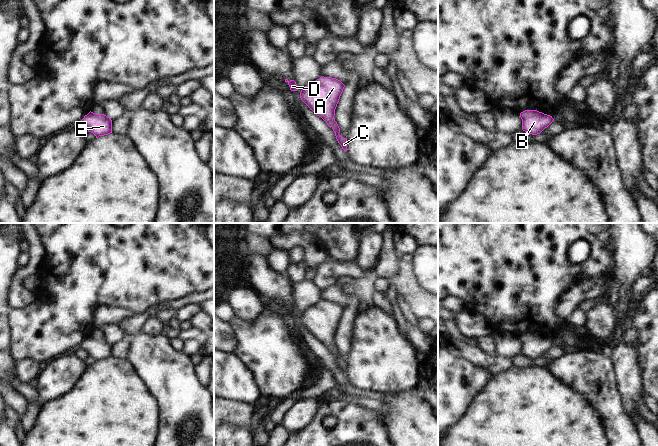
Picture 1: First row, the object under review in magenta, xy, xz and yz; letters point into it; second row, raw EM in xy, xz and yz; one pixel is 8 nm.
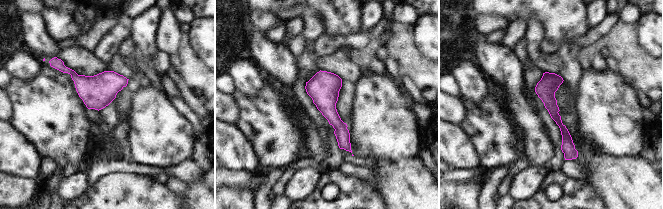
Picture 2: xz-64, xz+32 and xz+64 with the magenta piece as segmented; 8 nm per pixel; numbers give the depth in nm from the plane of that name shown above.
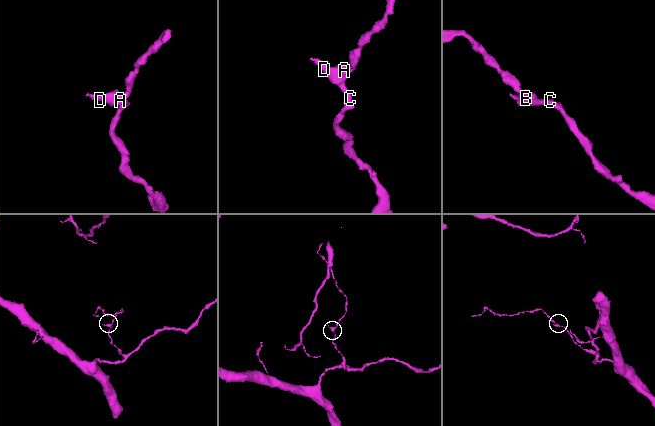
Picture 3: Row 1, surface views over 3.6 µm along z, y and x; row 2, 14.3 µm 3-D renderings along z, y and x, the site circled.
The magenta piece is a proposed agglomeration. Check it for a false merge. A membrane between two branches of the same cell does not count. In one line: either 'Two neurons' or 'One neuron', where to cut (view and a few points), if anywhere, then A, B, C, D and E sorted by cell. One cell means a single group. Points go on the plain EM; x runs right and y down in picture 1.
One neuron. No split. Groups: A B C D E.

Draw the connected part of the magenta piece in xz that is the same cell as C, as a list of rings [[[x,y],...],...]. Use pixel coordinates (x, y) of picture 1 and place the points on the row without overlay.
[[[320,301],[305,310],[300,316],[301,324],[335,356],[336,363],[344,375],[347,375],[347,362],[342,361],[335,345],[335,333],[345,309],[332,301]]]

